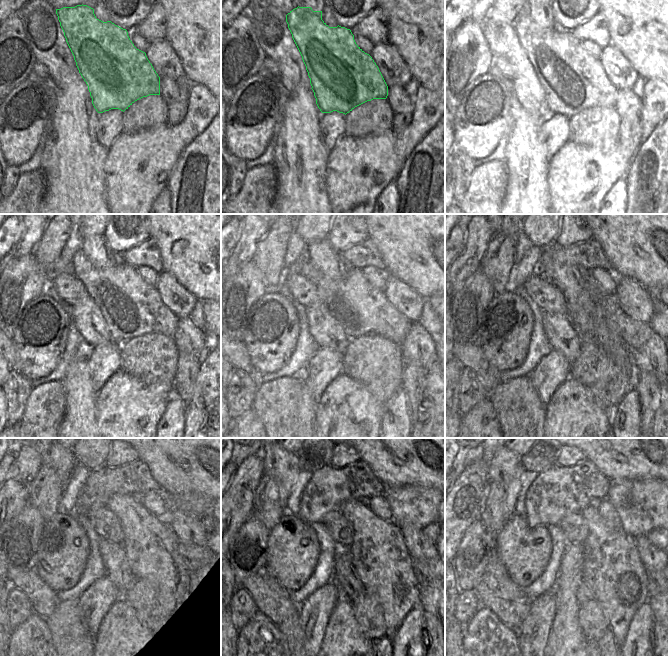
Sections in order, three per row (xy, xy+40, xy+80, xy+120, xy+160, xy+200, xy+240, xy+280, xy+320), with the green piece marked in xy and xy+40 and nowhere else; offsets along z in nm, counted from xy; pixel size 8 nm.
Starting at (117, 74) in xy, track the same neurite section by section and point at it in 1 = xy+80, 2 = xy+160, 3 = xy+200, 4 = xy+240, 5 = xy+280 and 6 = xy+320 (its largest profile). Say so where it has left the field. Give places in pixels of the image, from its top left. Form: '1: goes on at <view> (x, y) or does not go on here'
1: goes on at xy+80 (573, 80)
2: goes on at xy+160 (359, 308)
3: goes on at xy+200 (595, 315)
4: goes on at xy+240 (153, 550)
5: goes on at xy+280 (380, 557)
6: goes on at xy+320 (613, 570)

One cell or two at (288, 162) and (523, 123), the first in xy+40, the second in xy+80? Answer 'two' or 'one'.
one

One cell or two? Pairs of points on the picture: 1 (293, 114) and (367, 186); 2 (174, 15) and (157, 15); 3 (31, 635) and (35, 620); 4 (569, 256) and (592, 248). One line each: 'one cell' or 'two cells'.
1: two cells
2: two cells
3: one cell
4: one cell

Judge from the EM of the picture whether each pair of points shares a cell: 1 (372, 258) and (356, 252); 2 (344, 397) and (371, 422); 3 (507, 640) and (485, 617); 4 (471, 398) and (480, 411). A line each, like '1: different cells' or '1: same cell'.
1: same cell
2: same cell
3: same cell
4: different cells

